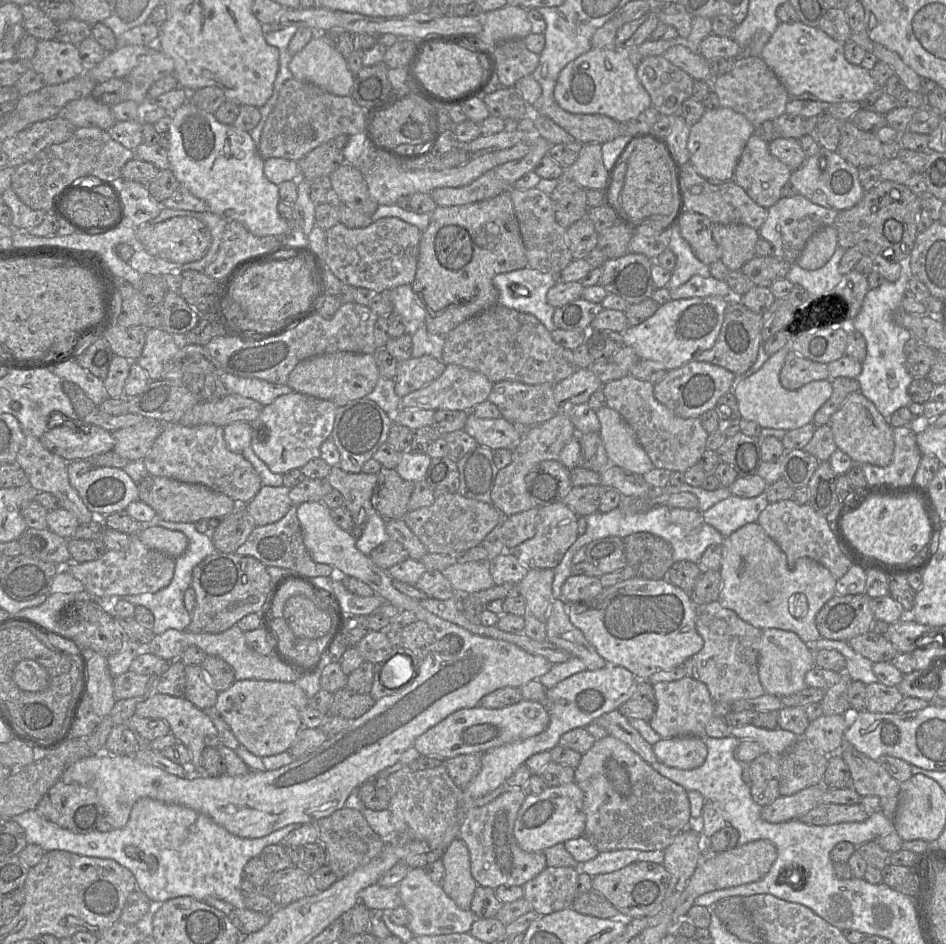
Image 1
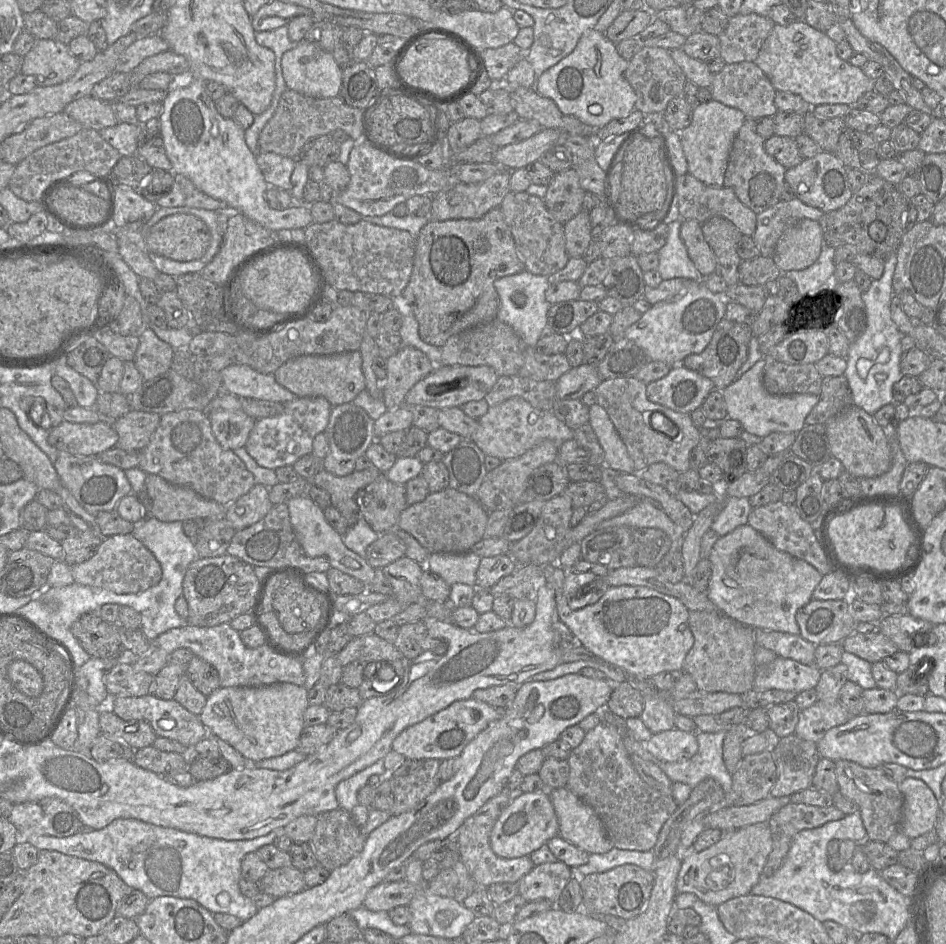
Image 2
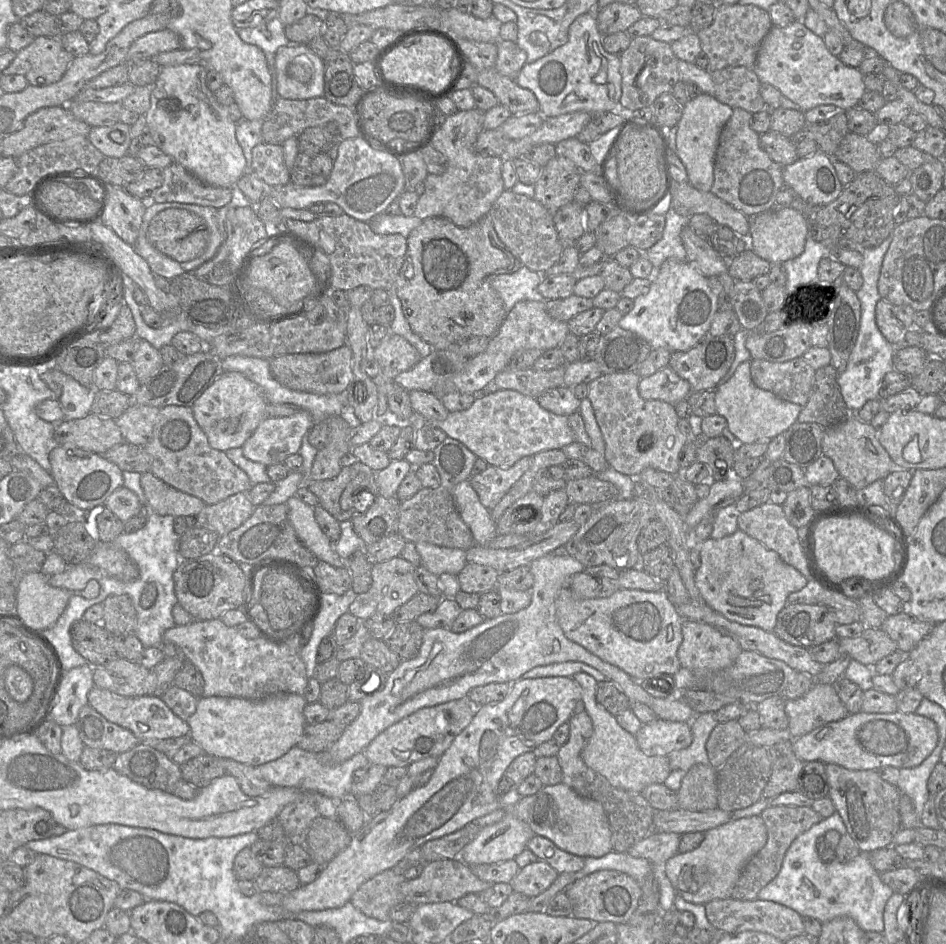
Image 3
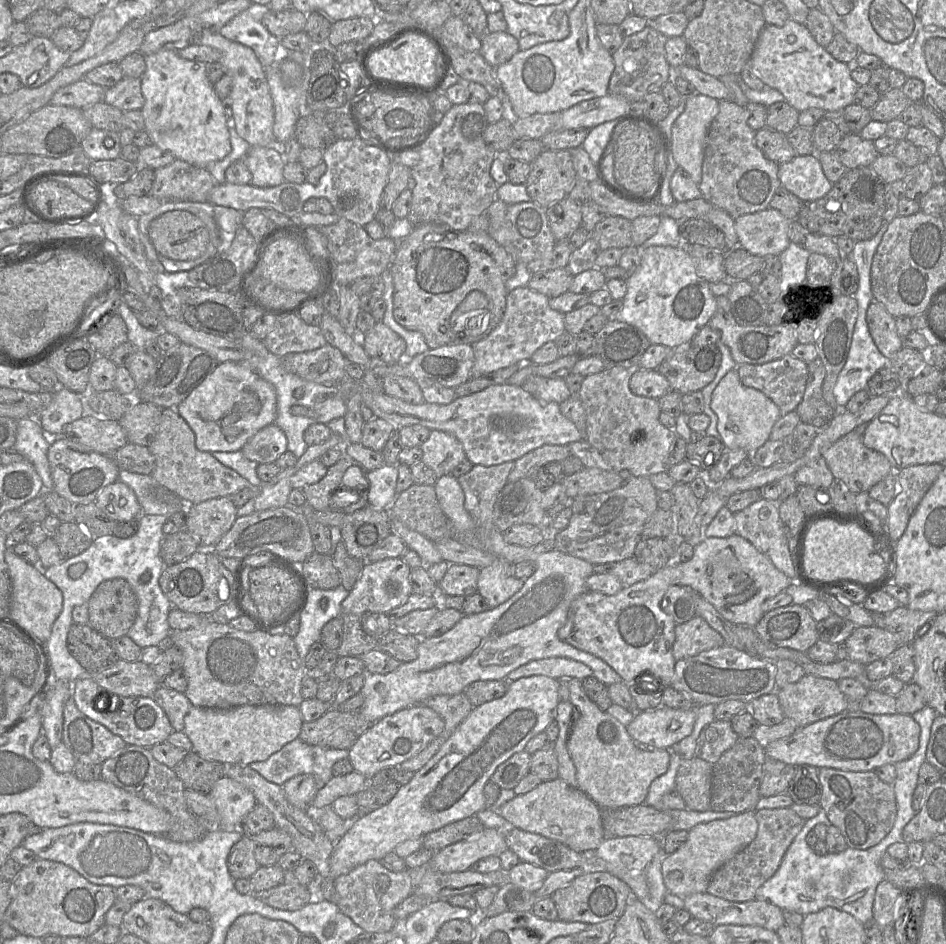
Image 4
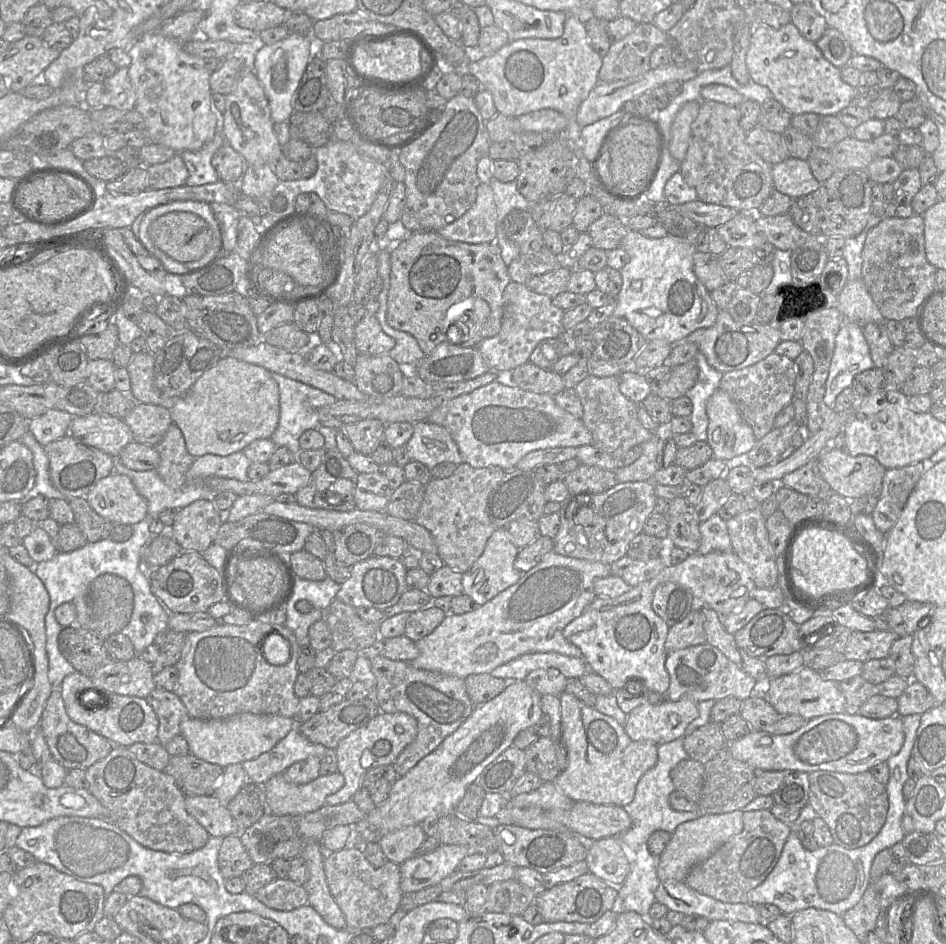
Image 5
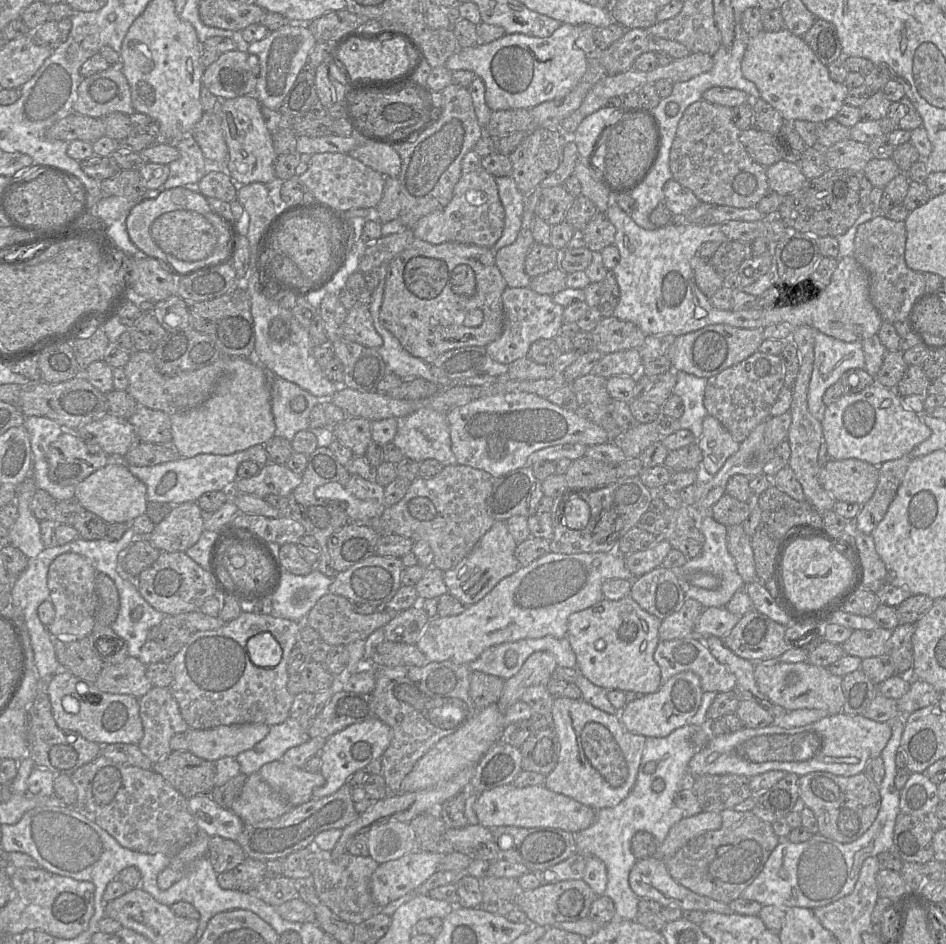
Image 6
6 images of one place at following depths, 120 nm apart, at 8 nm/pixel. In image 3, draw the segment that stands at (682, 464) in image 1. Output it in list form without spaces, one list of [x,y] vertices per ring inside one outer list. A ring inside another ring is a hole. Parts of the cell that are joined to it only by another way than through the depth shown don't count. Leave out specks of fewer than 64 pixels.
[[[637,373],[604,374],[587,384],[589,388],[587,399],[592,404],[605,442],[604,457],[610,467],[633,478],[638,478],[646,468],[654,468],[671,475],[681,474],[679,453],[688,442],[688,437],[679,429],[680,417],[674,406],[667,402],[643,399],[638,392],[641,378]]]

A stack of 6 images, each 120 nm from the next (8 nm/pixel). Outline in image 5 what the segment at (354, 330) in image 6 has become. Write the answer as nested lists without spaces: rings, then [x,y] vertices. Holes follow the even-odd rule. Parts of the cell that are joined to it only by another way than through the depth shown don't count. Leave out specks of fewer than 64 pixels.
[[[367,313],[355,324],[355,343],[359,354],[389,355],[395,340],[381,328],[376,316]]]

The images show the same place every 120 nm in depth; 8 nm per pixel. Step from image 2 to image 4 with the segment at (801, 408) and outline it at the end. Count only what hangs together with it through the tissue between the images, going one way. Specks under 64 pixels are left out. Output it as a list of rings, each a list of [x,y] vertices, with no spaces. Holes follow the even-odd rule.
[[[738,368],[732,369],[719,382],[713,391],[710,407],[717,416],[719,439],[726,449],[743,449],[750,454],[770,439],[774,424],[782,416],[779,407],[764,393],[742,384]]]

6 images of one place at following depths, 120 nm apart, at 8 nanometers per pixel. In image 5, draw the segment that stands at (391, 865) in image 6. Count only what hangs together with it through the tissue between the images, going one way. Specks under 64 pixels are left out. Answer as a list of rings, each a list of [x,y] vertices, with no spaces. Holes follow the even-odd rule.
[[[446,844],[430,853],[414,855],[400,865],[401,890],[407,894],[439,884],[457,871],[462,859],[472,853],[477,852]]]

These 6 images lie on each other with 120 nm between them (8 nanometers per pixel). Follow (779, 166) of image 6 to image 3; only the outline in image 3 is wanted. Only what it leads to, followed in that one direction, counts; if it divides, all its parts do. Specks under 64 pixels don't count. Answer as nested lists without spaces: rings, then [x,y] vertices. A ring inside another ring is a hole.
[[[820,151],[783,167],[782,176],[784,185],[792,188],[808,206],[827,205],[843,190],[833,167],[833,157]]]

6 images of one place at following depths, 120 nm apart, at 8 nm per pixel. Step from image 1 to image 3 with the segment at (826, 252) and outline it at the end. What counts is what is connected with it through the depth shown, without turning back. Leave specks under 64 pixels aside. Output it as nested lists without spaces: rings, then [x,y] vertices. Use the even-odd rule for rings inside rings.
[[[774,207],[749,218],[749,249],[770,264],[783,264],[800,256],[808,238],[808,222],[804,213],[793,208]]]

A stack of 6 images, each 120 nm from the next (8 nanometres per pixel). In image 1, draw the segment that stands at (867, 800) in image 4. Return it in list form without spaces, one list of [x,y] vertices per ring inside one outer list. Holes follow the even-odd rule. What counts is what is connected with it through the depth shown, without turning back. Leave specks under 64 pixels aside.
[[[843,743],[838,752],[848,765],[852,787],[859,795],[877,796],[881,812],[893,819],[899,802],[900,783],[876,760],[859,752],[854,746]]]

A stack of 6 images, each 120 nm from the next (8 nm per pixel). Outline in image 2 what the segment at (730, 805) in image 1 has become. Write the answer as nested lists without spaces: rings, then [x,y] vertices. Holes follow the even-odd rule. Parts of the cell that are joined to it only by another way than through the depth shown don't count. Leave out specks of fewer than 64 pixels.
[[[697,732],[697,753],[688,759],[658,764],[669,779],[694,788],[702,780],[713,778],[724,791],[724,804],[729,805],[732,789],[732,774],[723,761],[723,741],[726,732]]]

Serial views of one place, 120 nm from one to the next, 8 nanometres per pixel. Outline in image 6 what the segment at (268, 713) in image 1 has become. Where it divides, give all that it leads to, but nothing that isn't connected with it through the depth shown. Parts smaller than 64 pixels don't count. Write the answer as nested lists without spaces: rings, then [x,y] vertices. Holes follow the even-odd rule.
[[[262,723],[222,725],[210,729],[188,729],[189,751],[205,760],[236,757],[266,737],[270,726]]]

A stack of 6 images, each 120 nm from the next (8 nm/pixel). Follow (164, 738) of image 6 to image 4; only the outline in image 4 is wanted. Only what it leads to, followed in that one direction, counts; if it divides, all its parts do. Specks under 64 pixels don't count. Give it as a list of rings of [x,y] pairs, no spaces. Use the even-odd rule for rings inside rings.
[[[160,685],[152,698],[163,709],[174,731],[183,731],[184,718],[192,707],[185,694]]]

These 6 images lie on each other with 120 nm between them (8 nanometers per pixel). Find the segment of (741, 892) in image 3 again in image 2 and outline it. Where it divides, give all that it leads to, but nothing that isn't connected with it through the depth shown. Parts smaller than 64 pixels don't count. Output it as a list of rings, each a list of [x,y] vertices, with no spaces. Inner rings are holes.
[[[790,802],[767,821],[772,837],[772,851],[762,871],[762,877],[773,875],[783,864],[797,833],[840,820],[845,814],[836,807],[819,807]]]

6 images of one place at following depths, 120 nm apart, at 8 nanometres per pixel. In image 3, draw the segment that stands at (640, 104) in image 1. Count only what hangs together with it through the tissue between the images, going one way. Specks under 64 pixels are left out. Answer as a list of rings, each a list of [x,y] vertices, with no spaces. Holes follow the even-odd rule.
[[[597,2],[590,12],[578,16],[570,25],[567,43],[534,62],[526,63],[515,77],[518,85],[536,96],[543,117],[576,111],[590,114],[621,111],[621,61],[620,57],[603,48],[603,35],[597,23],[599,10]]]

